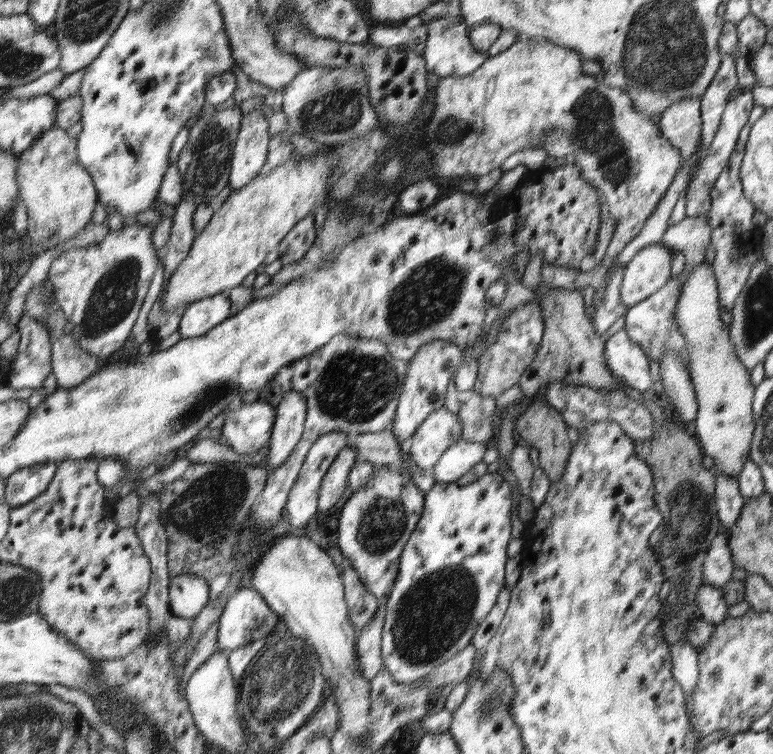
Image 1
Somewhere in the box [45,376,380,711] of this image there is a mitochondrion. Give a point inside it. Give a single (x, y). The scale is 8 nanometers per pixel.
(206, 510)

